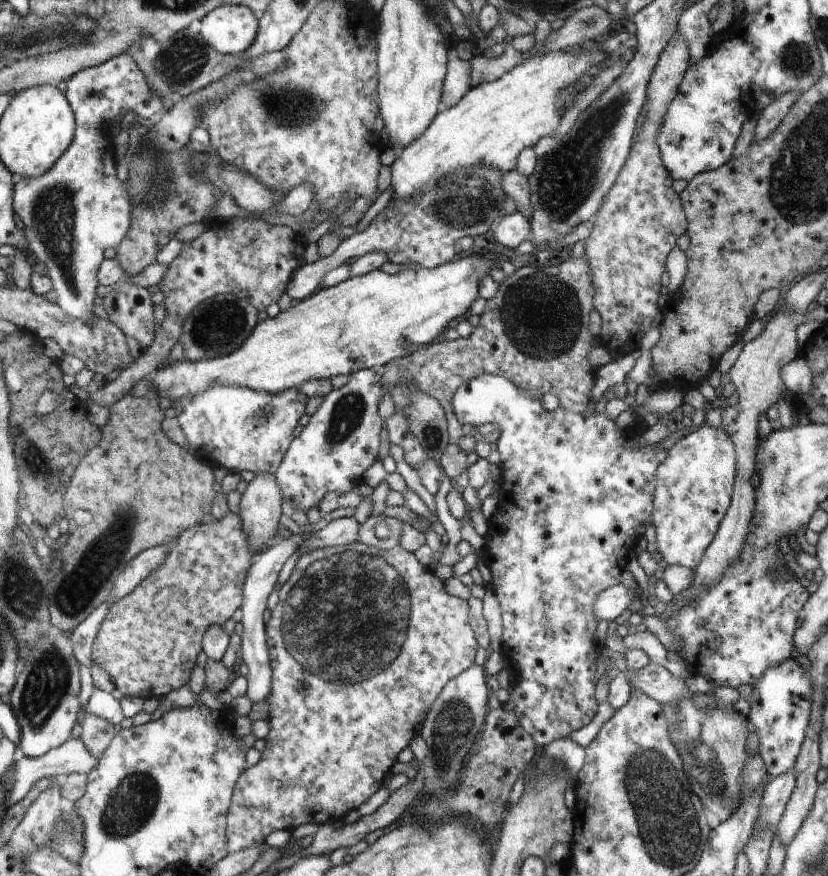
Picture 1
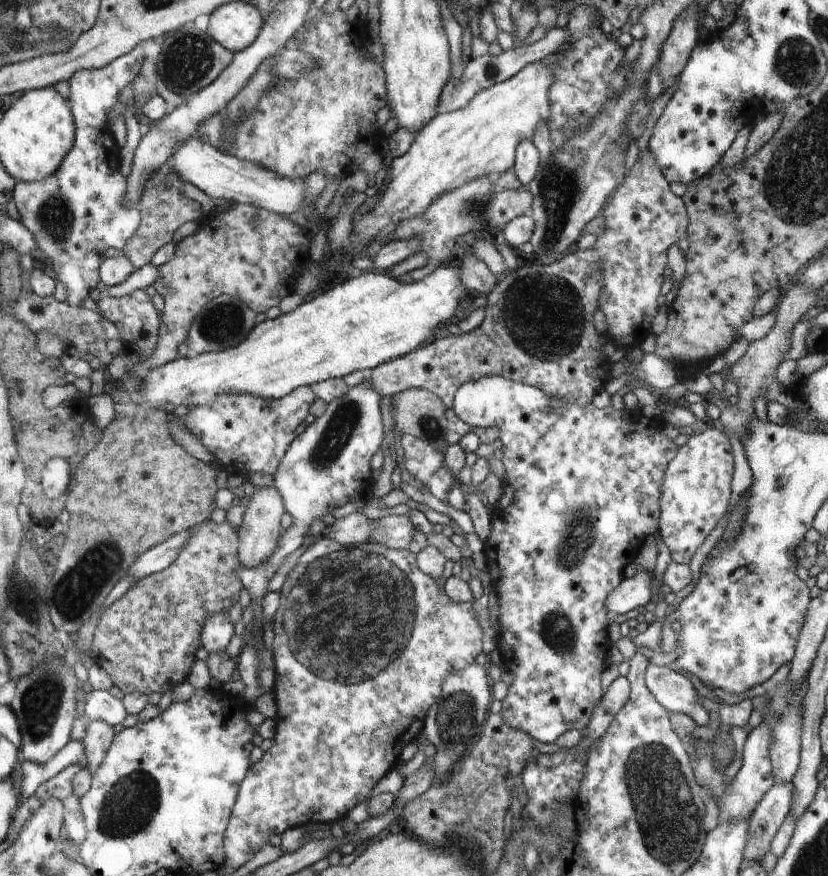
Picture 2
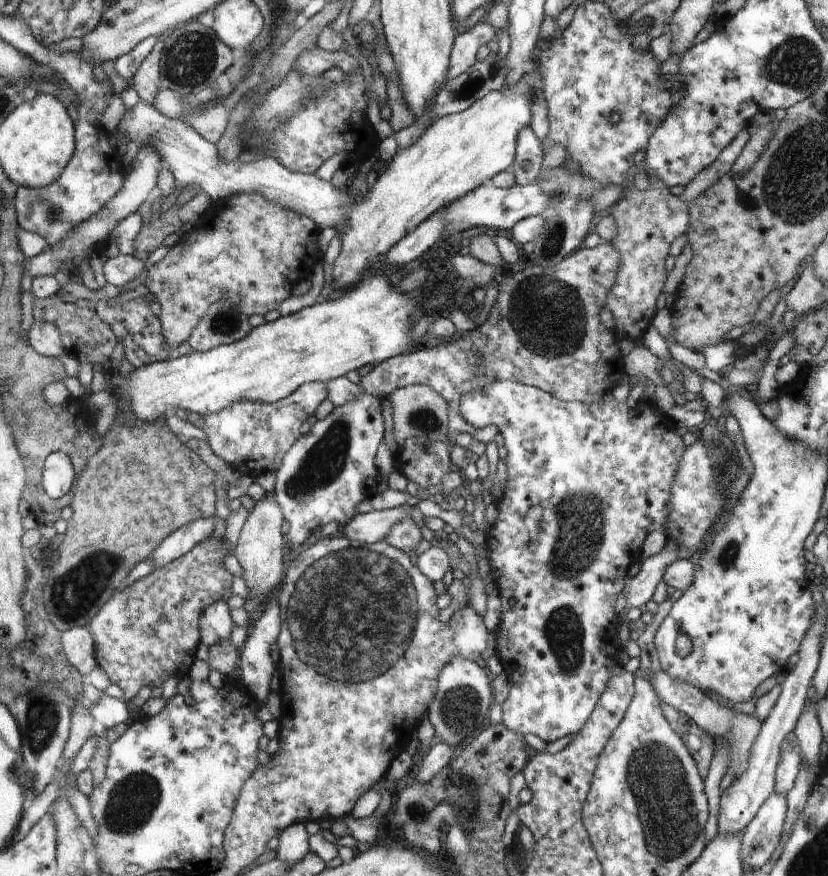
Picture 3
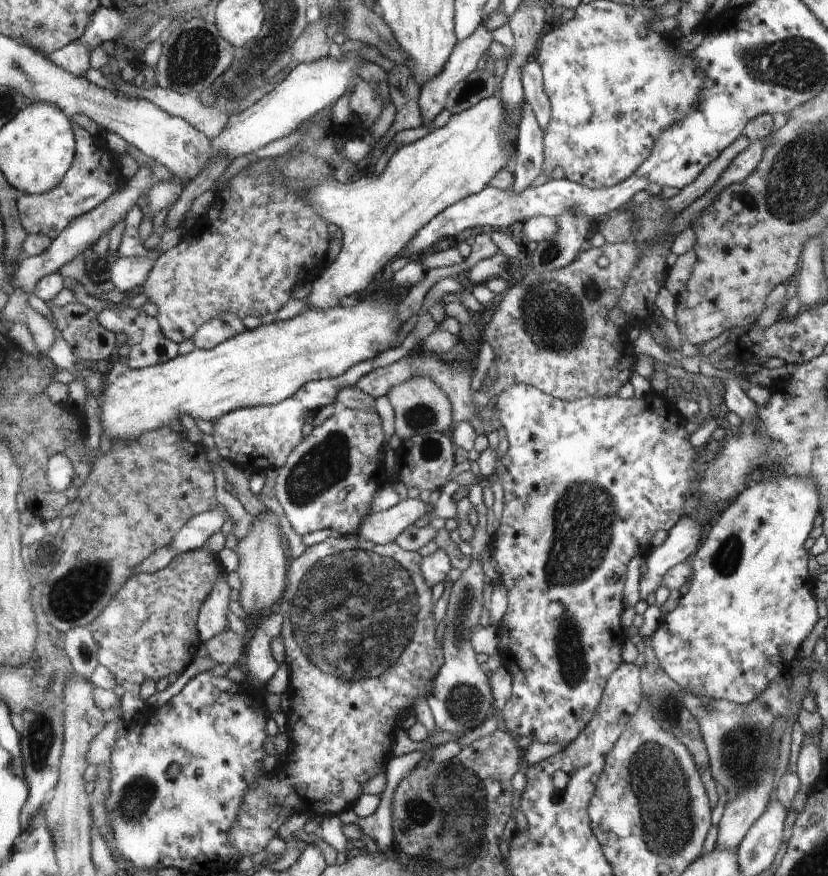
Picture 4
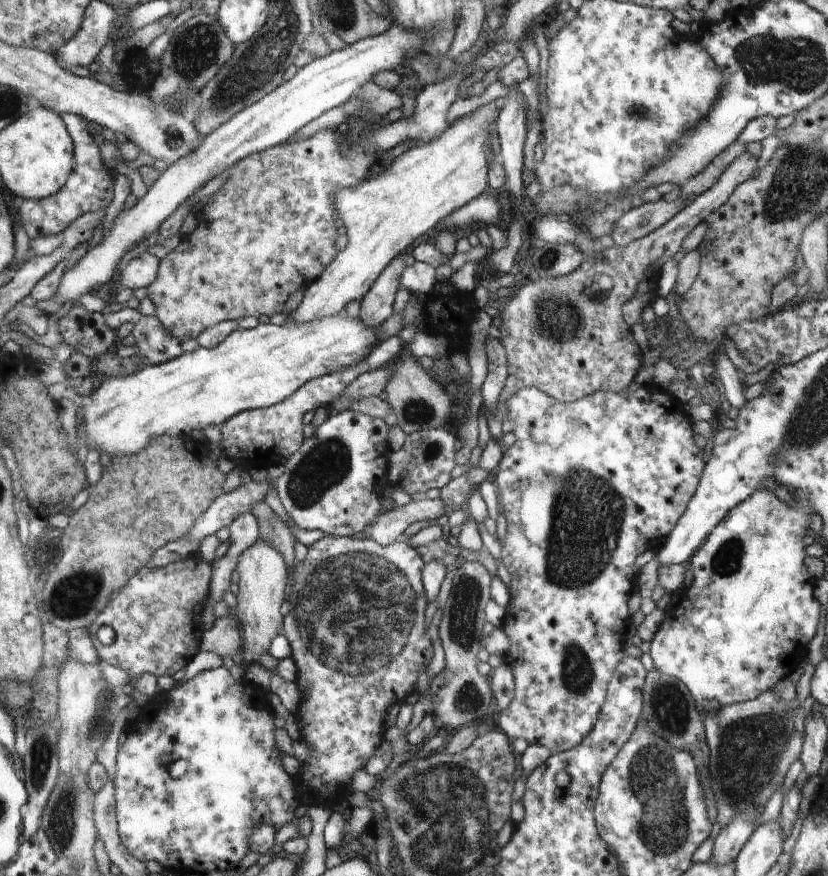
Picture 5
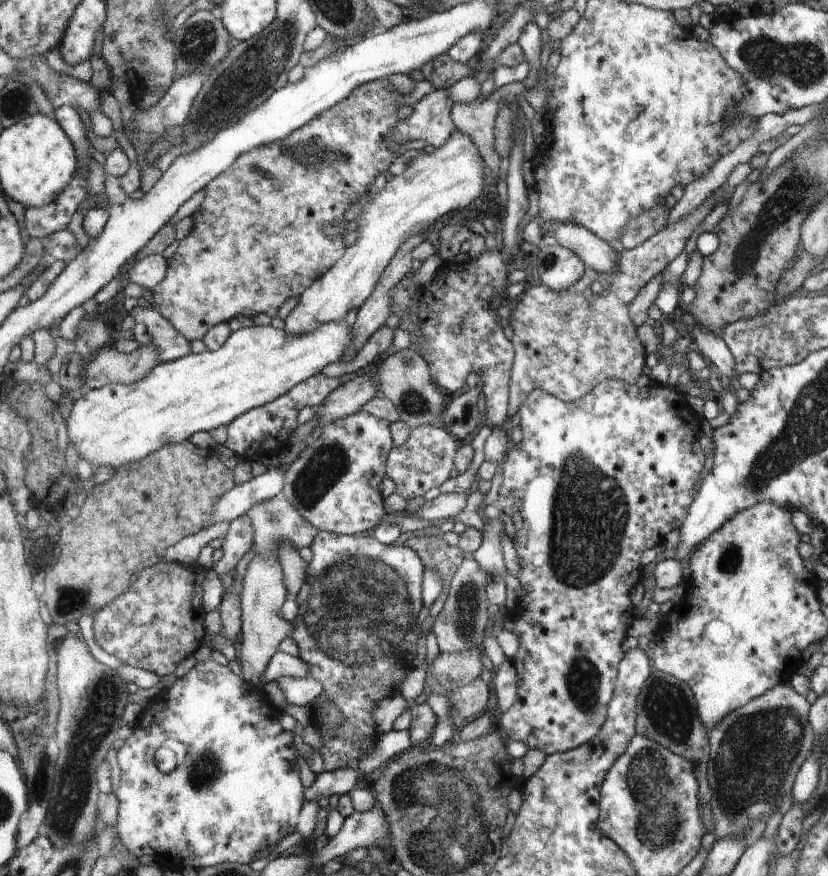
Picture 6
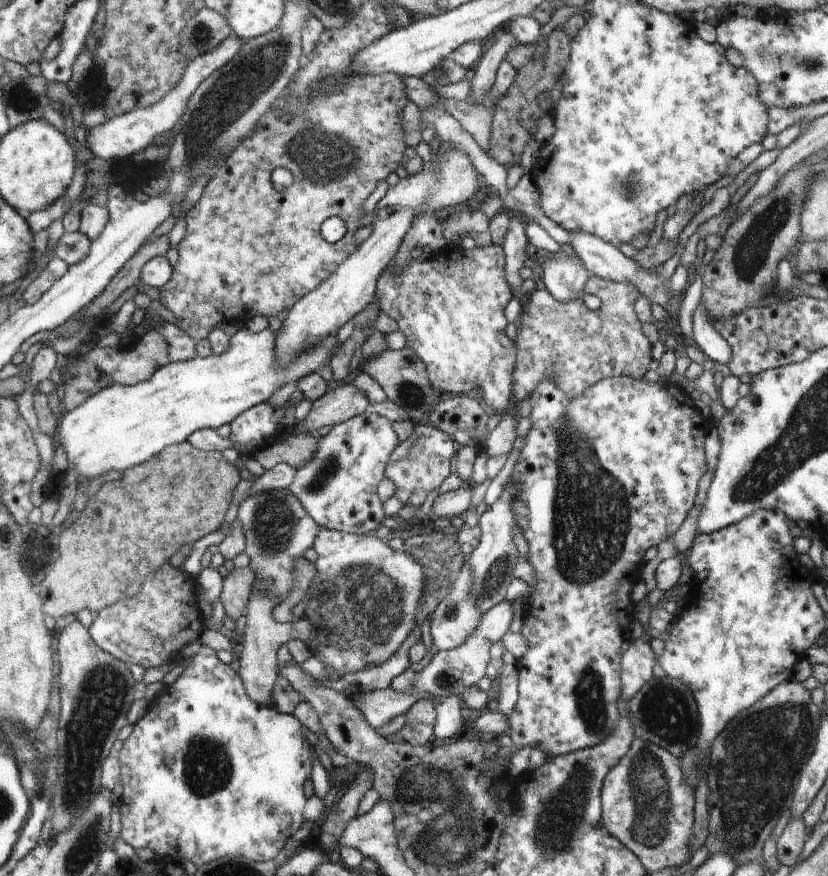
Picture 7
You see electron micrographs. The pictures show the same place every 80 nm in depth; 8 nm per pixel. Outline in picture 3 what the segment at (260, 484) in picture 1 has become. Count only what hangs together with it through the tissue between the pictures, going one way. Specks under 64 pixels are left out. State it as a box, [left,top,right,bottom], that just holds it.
[232,495,284,599]

